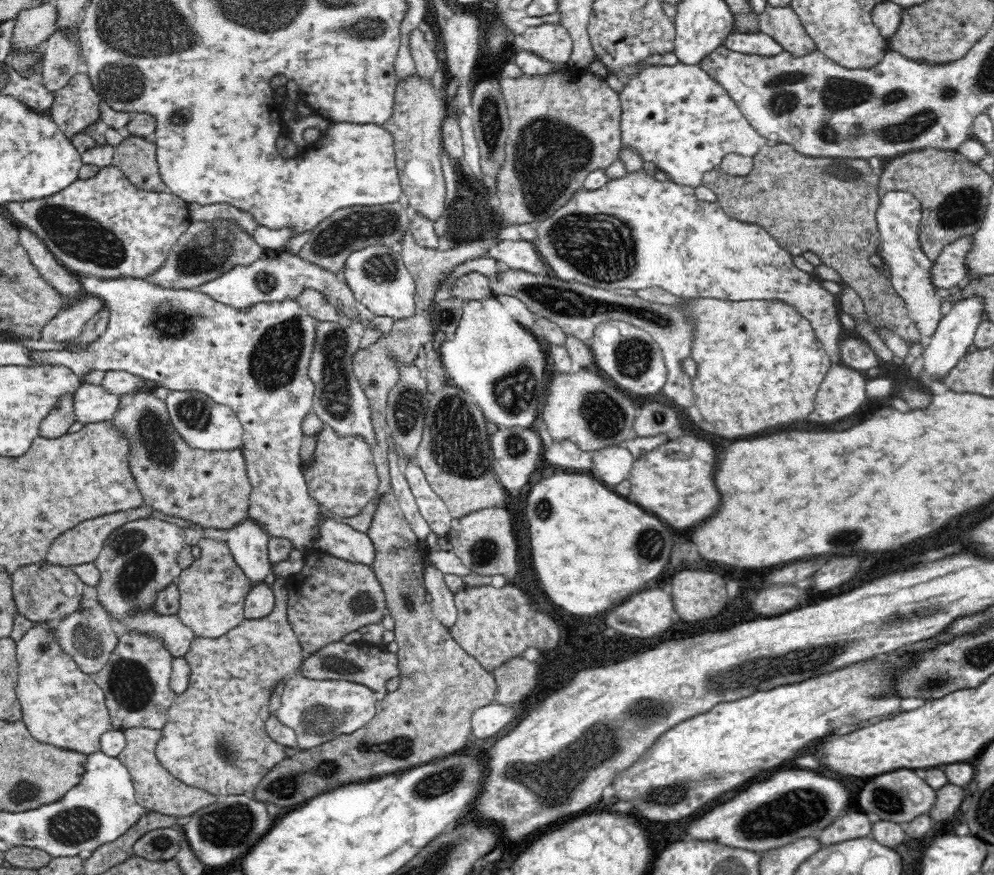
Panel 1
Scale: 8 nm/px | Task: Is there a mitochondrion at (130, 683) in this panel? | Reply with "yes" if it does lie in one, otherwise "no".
yes

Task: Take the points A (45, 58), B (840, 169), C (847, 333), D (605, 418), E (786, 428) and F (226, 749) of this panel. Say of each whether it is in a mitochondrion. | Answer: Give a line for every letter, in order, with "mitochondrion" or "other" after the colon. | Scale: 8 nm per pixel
A: other
B: mitochondrion
C: other
D: mitochondrion
E: other
F: mitochondrion

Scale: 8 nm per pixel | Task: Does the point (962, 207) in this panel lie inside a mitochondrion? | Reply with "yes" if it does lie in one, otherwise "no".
yes

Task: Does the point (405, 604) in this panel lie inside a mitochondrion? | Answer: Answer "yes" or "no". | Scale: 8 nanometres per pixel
yes

